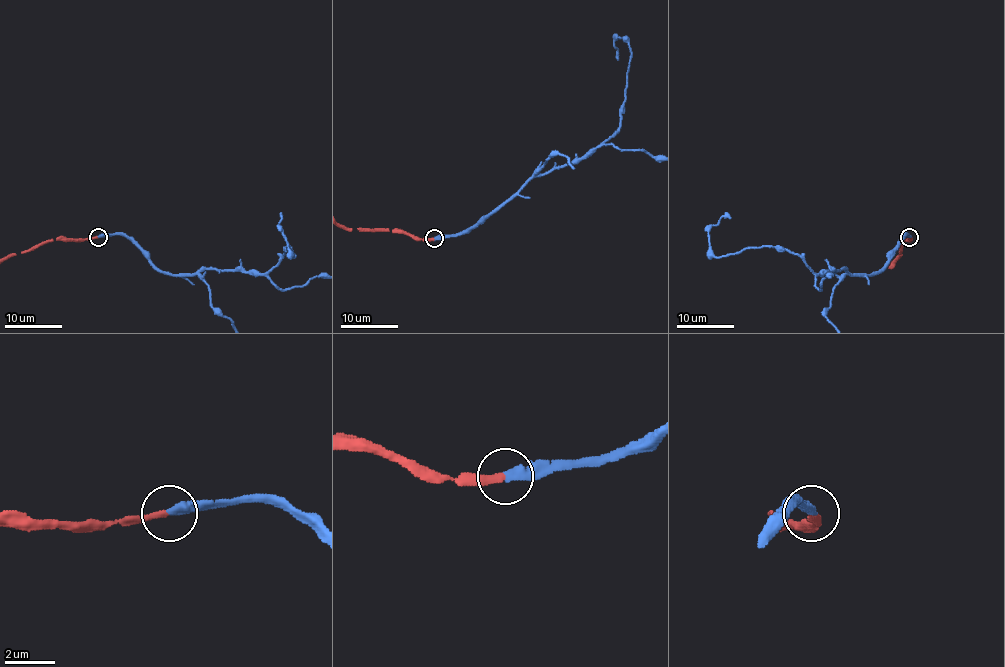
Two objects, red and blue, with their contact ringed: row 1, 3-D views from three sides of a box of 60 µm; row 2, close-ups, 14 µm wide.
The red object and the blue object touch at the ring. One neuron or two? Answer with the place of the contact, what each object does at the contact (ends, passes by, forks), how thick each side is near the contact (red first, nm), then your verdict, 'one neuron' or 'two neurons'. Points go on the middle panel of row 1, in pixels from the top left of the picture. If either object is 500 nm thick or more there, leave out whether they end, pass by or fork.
at (434, 238); red ends there; blue ends there; 260 nm thick on the red side, 380 nm on the other; one neuron

